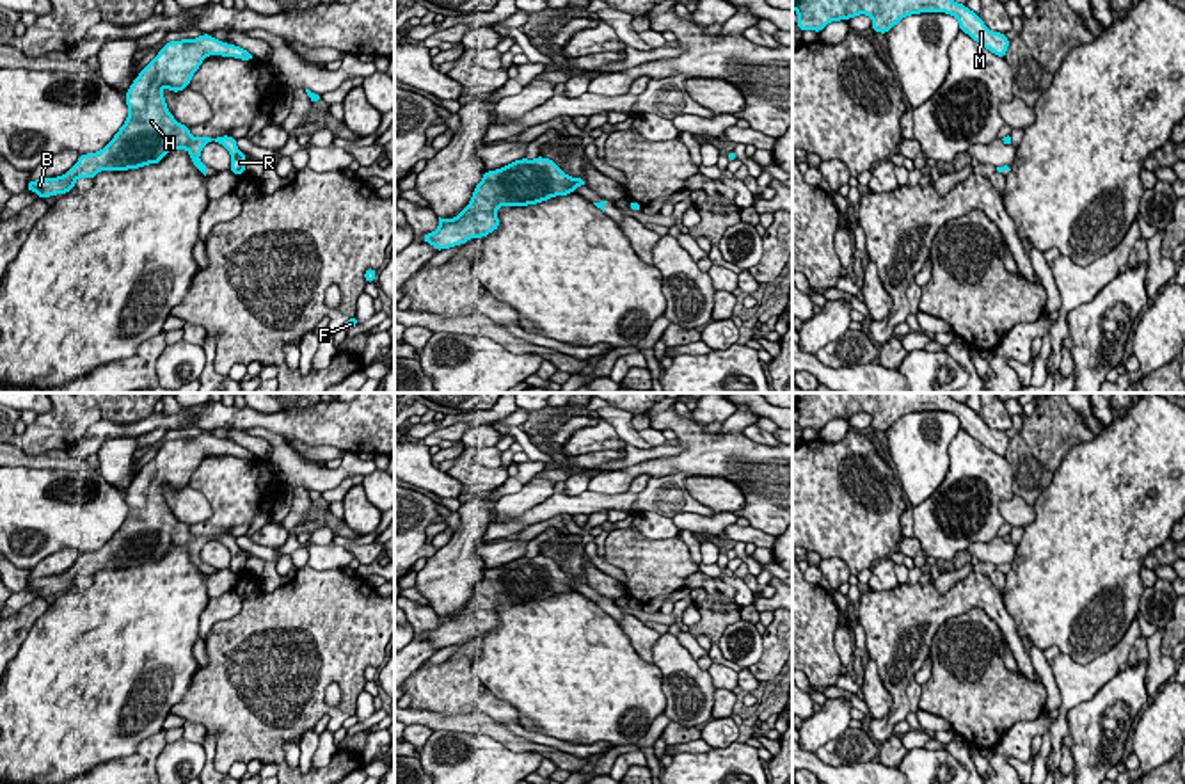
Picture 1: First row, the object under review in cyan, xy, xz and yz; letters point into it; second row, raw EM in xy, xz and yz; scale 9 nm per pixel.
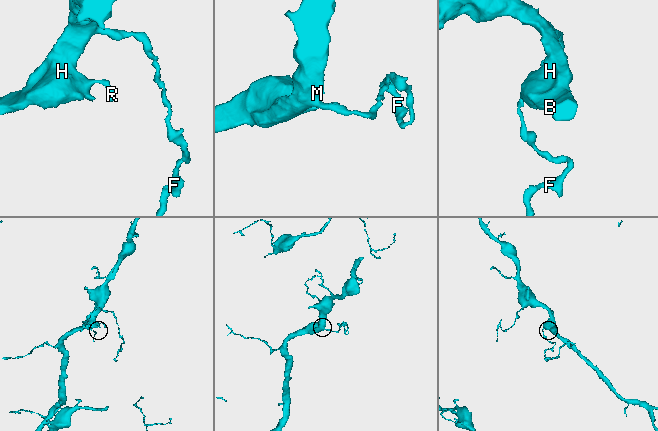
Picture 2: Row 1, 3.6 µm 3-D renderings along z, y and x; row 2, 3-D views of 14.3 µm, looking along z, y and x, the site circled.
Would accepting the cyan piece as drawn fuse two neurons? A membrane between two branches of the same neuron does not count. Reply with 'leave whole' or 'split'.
leave whole

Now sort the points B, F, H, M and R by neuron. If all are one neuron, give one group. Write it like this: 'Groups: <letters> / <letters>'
Groups: B F H M R

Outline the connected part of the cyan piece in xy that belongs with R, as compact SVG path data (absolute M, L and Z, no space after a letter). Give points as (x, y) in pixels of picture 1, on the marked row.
M210 34L197 39L165 43L158 55L140 69L124 94L128 117L108 144L96 151L80 155L78 162L62 176L34 180L25 190L37 192L39 199L68 194L78 178L92 180L101 171L128 171L149 164L160 164L172 149L187 149L192 164L206 176L208 165L199 160L208 142L222 144L231 155L231 172L245 172L245 153L236 139L192 137L187 124L181 124L169 112L162 89L179 92L188 87L194 73L208 55L256 59L247 50L217 41Z

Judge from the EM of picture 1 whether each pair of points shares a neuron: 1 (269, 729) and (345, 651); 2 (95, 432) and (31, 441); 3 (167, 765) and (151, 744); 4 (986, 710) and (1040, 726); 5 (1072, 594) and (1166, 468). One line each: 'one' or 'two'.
1: one
2: two
3: two
4: two
5: one

